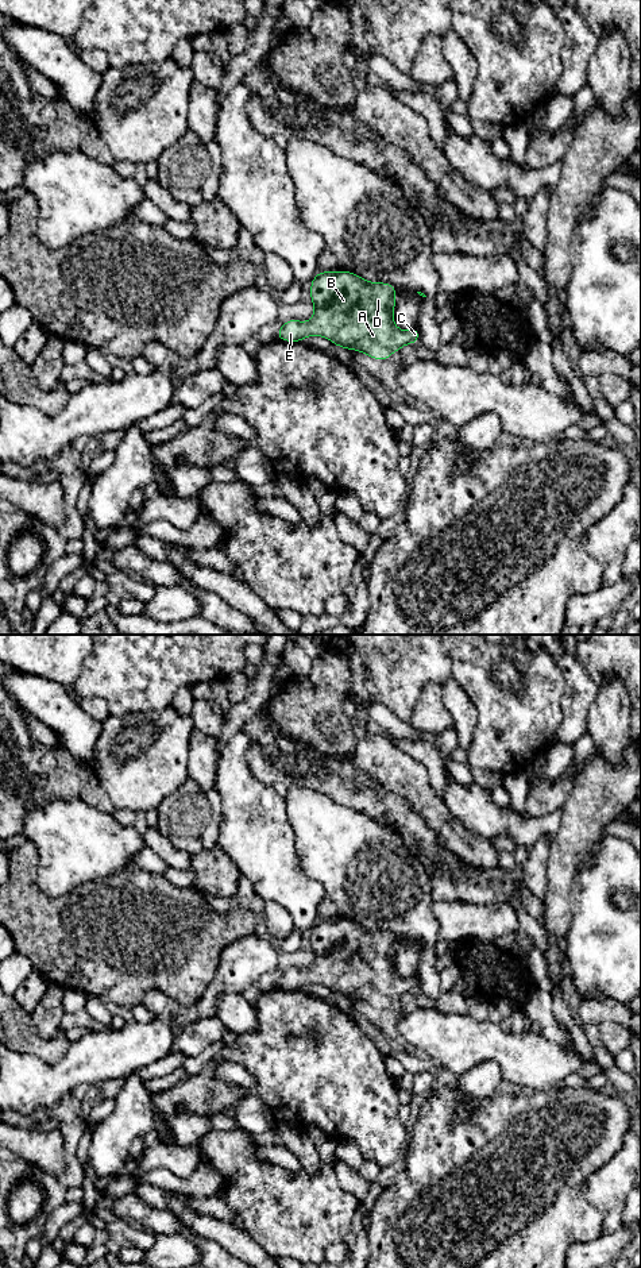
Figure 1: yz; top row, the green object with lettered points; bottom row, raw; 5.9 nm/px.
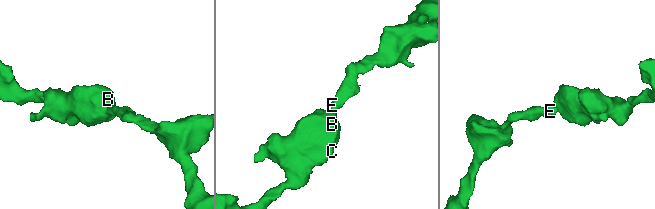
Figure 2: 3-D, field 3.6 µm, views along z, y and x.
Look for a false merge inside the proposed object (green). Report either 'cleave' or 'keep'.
keep

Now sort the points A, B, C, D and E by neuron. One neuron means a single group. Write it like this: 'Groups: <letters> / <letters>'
Groups: A B C D E

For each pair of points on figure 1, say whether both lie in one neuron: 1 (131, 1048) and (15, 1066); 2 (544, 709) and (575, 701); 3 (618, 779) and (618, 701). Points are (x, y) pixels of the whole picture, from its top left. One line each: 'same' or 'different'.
1: same
2: different
3: different

